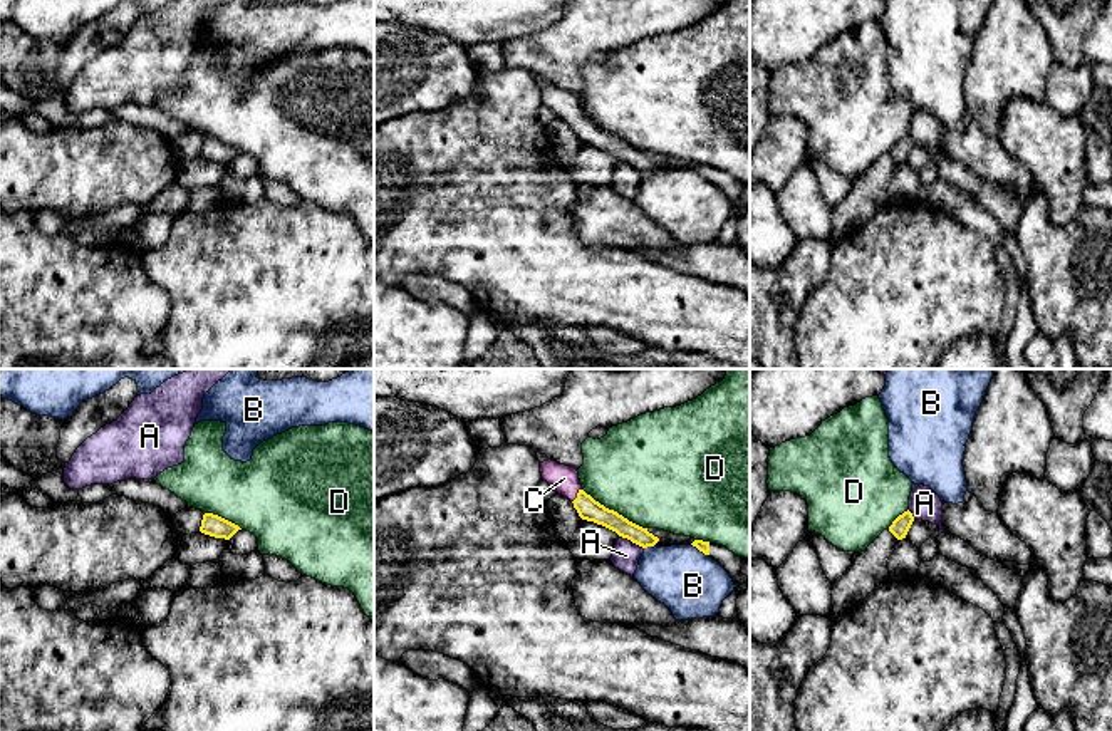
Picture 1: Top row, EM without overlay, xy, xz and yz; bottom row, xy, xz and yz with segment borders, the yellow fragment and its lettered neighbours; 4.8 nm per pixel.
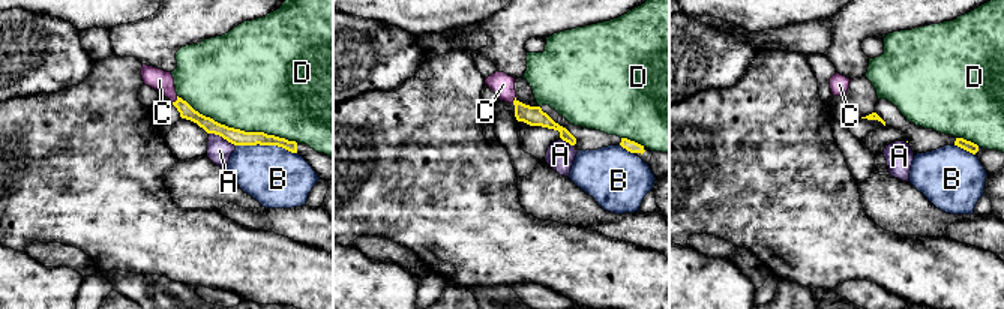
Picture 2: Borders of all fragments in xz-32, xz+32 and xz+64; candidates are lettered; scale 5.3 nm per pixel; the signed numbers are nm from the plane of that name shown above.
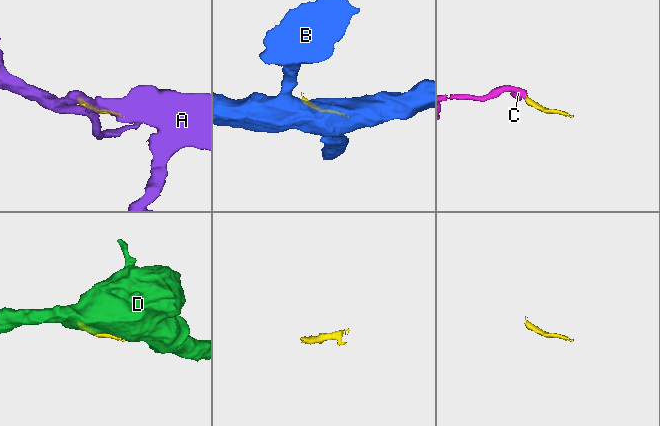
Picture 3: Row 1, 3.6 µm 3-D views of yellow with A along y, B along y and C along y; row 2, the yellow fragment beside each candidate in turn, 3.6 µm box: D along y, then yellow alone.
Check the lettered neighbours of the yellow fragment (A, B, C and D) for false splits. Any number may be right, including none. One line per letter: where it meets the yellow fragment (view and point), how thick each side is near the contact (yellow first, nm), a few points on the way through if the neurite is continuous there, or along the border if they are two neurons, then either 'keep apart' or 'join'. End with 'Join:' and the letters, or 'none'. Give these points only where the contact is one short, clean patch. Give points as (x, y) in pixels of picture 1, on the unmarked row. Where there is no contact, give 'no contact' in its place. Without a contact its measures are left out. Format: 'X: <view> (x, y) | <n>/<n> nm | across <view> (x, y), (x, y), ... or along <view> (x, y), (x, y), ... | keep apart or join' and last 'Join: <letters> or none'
A: xz (633, 166) | 100/140 nm | along xz (621, 160), (643, 173) | keep apart
B: xz (700, 175) | 50/320 nm | keep apart
C: xz (577, 119) | 110/130 nm | across xz (587, 133), (577, 119), (564, 103) | join
D: xz (613, 134) | 110/500 nm | keep apart
Join: C

